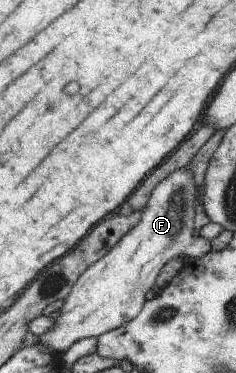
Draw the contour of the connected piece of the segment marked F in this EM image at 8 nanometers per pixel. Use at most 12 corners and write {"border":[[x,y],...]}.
{"border":[[186,167],[33,341],[60,356],[132,320],[168,260],[199,257]]}

